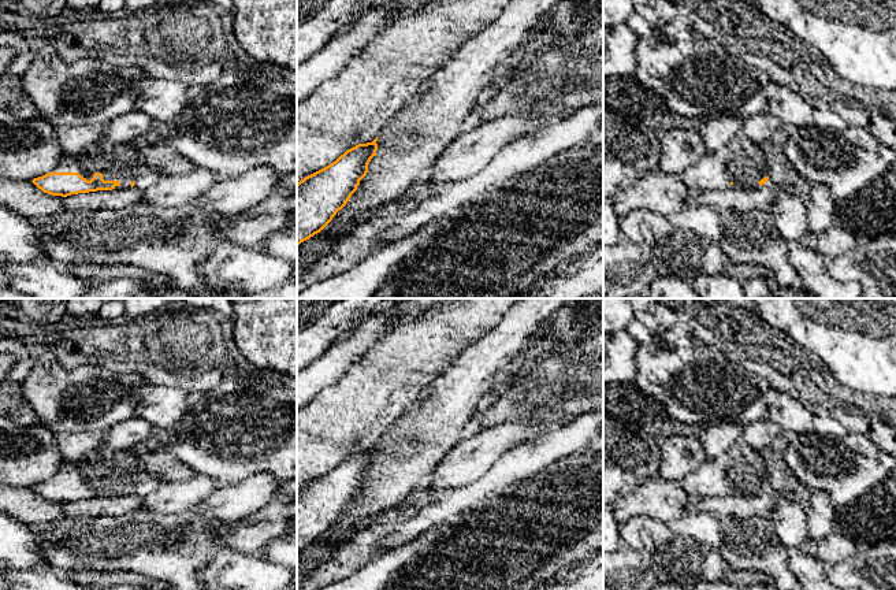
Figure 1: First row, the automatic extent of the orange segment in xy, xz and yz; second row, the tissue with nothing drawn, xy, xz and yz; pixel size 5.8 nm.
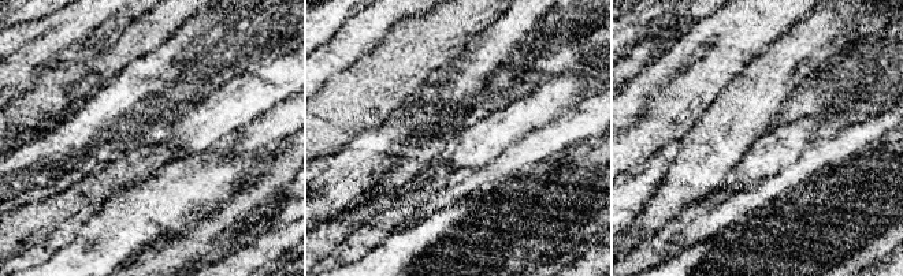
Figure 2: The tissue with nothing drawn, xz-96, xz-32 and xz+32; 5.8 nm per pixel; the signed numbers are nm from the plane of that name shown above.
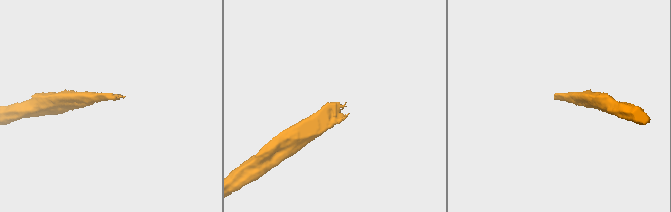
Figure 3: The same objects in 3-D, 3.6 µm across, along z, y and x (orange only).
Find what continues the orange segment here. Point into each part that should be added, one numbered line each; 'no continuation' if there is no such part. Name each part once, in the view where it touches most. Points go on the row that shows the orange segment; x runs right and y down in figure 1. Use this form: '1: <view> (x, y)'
1: xy (116, 162)

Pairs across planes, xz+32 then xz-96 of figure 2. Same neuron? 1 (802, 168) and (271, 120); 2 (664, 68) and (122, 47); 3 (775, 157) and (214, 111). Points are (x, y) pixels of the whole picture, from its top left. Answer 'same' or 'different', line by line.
1: same
2: same
3: same

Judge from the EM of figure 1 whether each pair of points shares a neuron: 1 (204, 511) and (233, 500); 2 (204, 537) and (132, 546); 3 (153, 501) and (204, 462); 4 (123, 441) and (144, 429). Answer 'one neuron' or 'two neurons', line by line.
1: one neuron
2: one neuron
3: two neurons
4: one neuron

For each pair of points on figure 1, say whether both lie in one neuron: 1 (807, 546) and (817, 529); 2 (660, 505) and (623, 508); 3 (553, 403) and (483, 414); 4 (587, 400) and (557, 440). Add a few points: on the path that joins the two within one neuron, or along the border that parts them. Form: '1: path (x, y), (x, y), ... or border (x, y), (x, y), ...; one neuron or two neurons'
1: path (811, 542), (815, 533); one neuron
2: path (650, 505), (632, 505); one neuron
3: border (560, 394), (545, 397), (527, 418), (520, 420); two neurons
4: border (588, 411), (549, 431); two neurons

